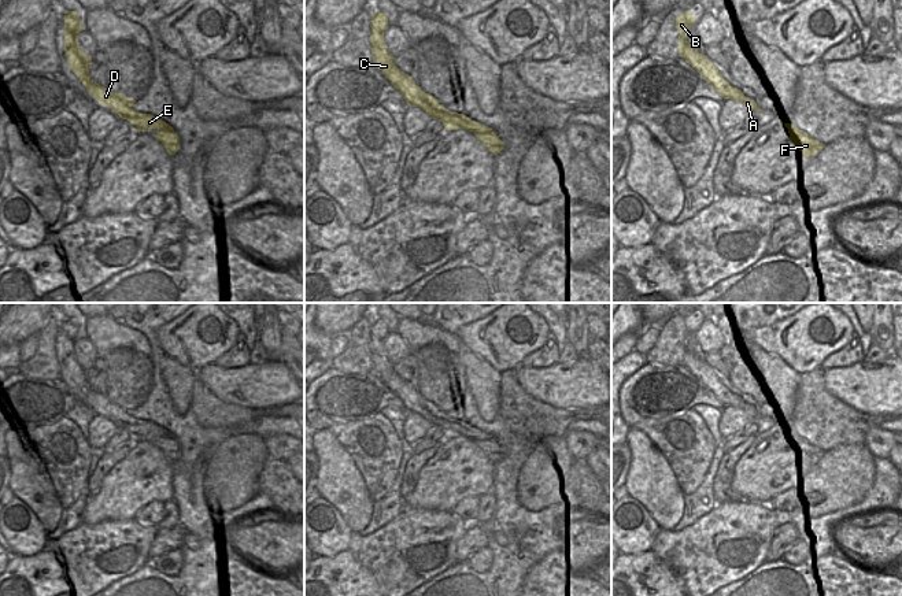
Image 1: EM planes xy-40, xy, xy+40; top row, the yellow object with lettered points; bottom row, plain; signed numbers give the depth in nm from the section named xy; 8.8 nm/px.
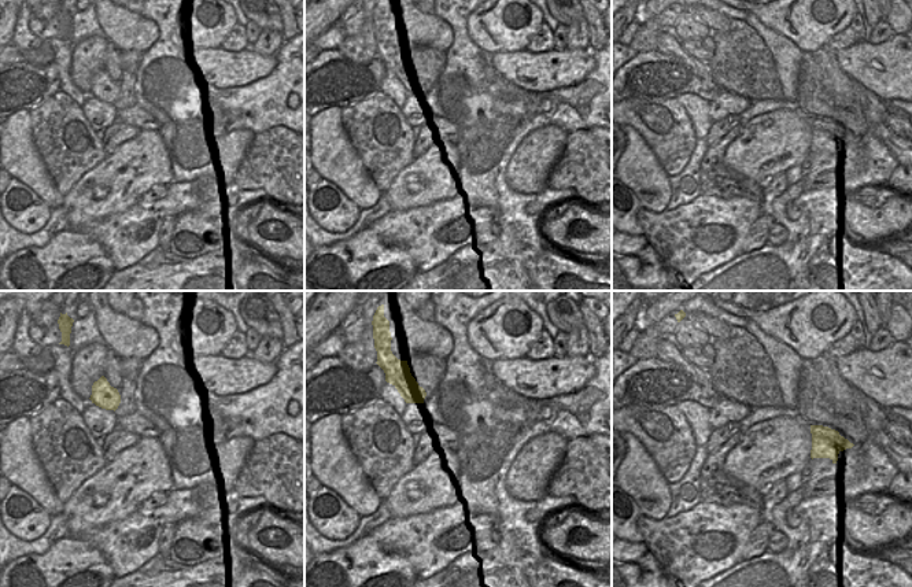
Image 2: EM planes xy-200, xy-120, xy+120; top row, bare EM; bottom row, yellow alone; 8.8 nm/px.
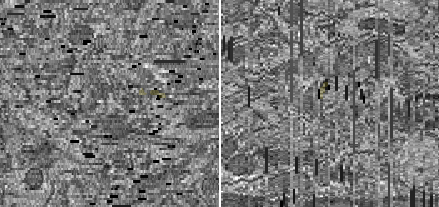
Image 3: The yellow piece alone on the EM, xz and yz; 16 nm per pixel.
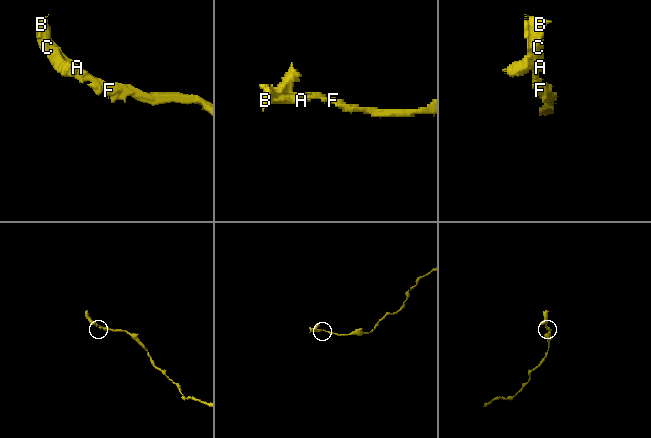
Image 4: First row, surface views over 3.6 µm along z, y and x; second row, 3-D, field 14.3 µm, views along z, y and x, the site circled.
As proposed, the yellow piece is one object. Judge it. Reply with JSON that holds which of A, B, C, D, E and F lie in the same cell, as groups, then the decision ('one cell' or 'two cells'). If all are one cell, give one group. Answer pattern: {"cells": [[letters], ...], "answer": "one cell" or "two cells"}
{"cells": [["A", "B", "C", "D", "E", "F"]], "answer": "one cell"}

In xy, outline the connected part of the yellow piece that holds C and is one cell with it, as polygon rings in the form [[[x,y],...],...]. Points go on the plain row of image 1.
[[[376,318],[371,322],[371,362],[382,381],[402,400],[404,408],[410,414],[422,415],[426,421],[432,422],[433,426],[441,427],[444,430],[444,437],[465,436],[474,440],[477,447],[496,463],[504,455],[504,451],[491,434],[478,430],[463,421],[446,417],[436,404],[422,399],[409,381],[400,378],[395,373],[395,364],[384,351],[384,338],[388,333],[388,325],[384,319]]]

